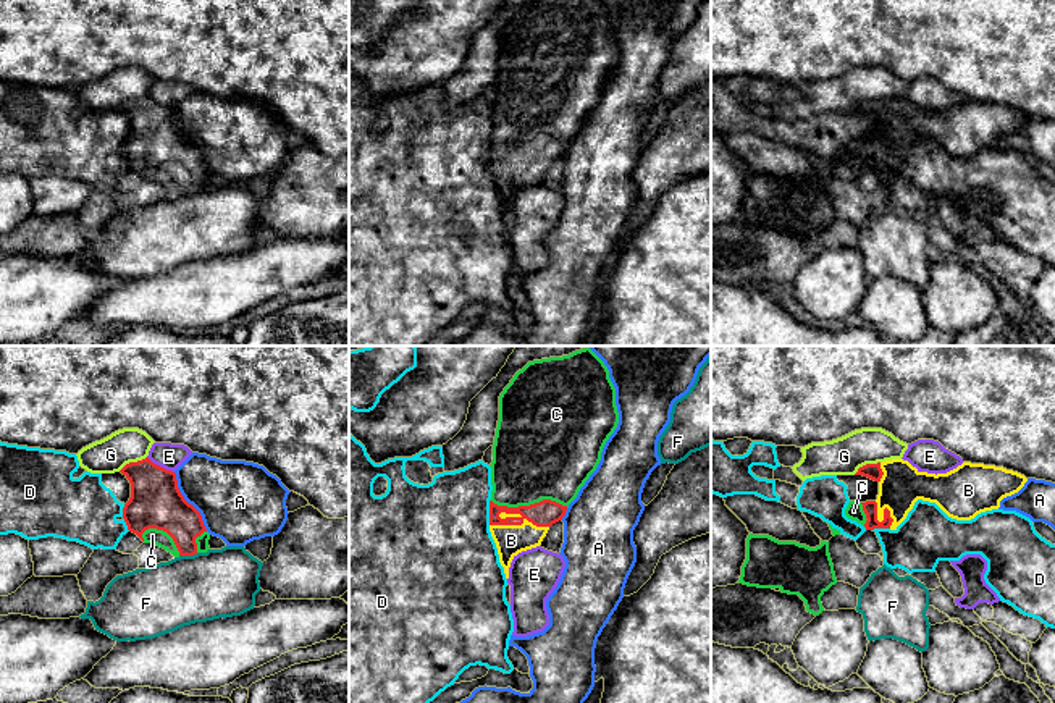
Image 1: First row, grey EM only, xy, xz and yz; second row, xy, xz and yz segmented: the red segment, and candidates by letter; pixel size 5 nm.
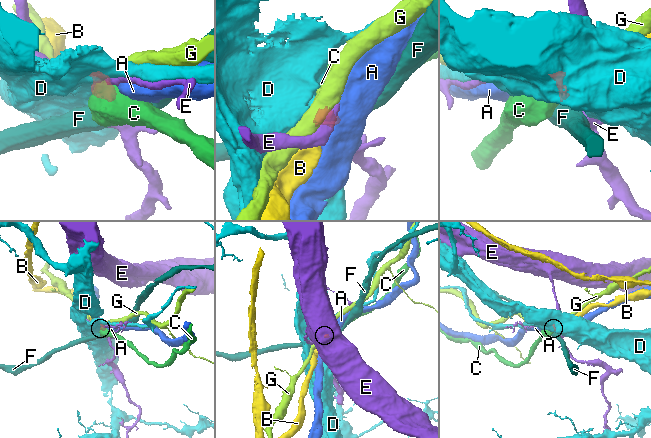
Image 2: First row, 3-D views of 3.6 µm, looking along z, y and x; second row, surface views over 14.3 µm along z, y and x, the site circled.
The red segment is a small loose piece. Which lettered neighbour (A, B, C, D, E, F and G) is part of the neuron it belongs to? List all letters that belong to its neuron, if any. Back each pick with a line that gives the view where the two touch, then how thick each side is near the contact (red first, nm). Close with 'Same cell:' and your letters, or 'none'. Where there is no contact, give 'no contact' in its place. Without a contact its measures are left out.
B: xz | 130/150 nm
C: xz | 130/420 nm
Same cell: B, C

